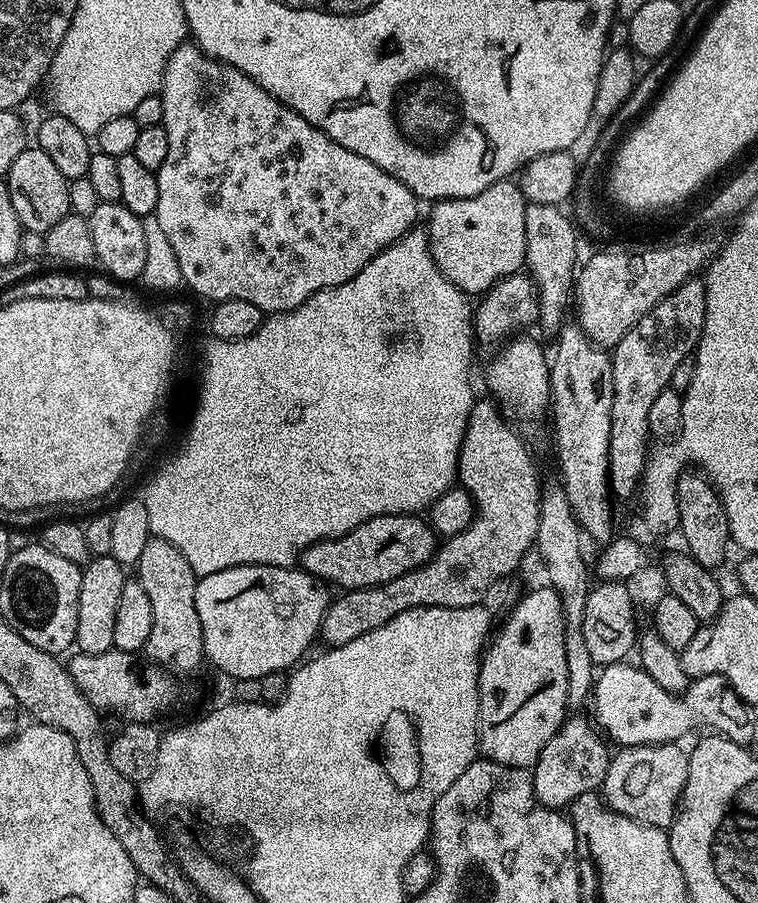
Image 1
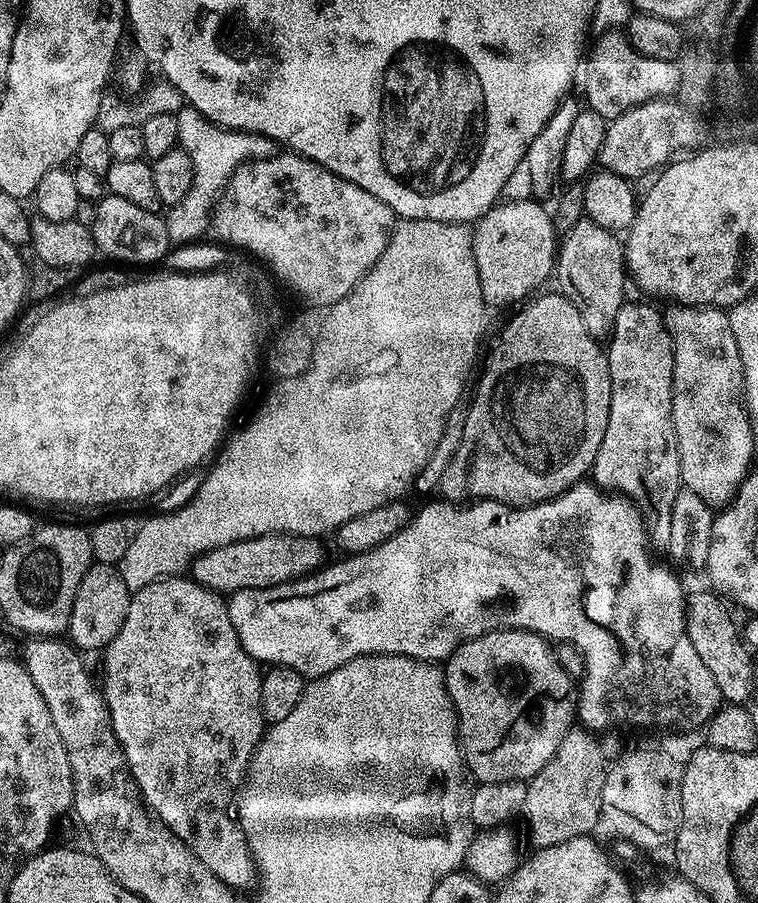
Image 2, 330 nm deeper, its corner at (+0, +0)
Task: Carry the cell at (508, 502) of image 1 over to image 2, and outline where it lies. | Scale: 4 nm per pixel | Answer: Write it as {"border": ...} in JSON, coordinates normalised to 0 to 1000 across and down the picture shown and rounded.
{"border":[[[734,321],[718,327],[698,331],[674,347],[677,350],[666,357],[654,382],[644,390],[639,413],[633,422],[632,416],[627,422],[623,449],[615,452],[609,489],[578,539],[587,555],[654,554],[678,563],[695,563],[698,558],[714,558],[741,548],[780,524],[805,463],[807,424],[802,392],[793,378],[773,365],[773,357],[768,357],[757,334]]]}

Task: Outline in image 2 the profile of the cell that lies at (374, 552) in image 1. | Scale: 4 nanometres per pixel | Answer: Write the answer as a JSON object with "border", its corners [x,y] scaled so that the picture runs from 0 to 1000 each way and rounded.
{"border":[[[356,589],[352,594],[303,600],[298,605],[264,612],[251,626],[251,638],[266,650],[292,658],[360,651],[384,642],[394,642],[423,628],[430,617],[422,601],[421,597],[410,594],[387,594],[379,589]]]}

